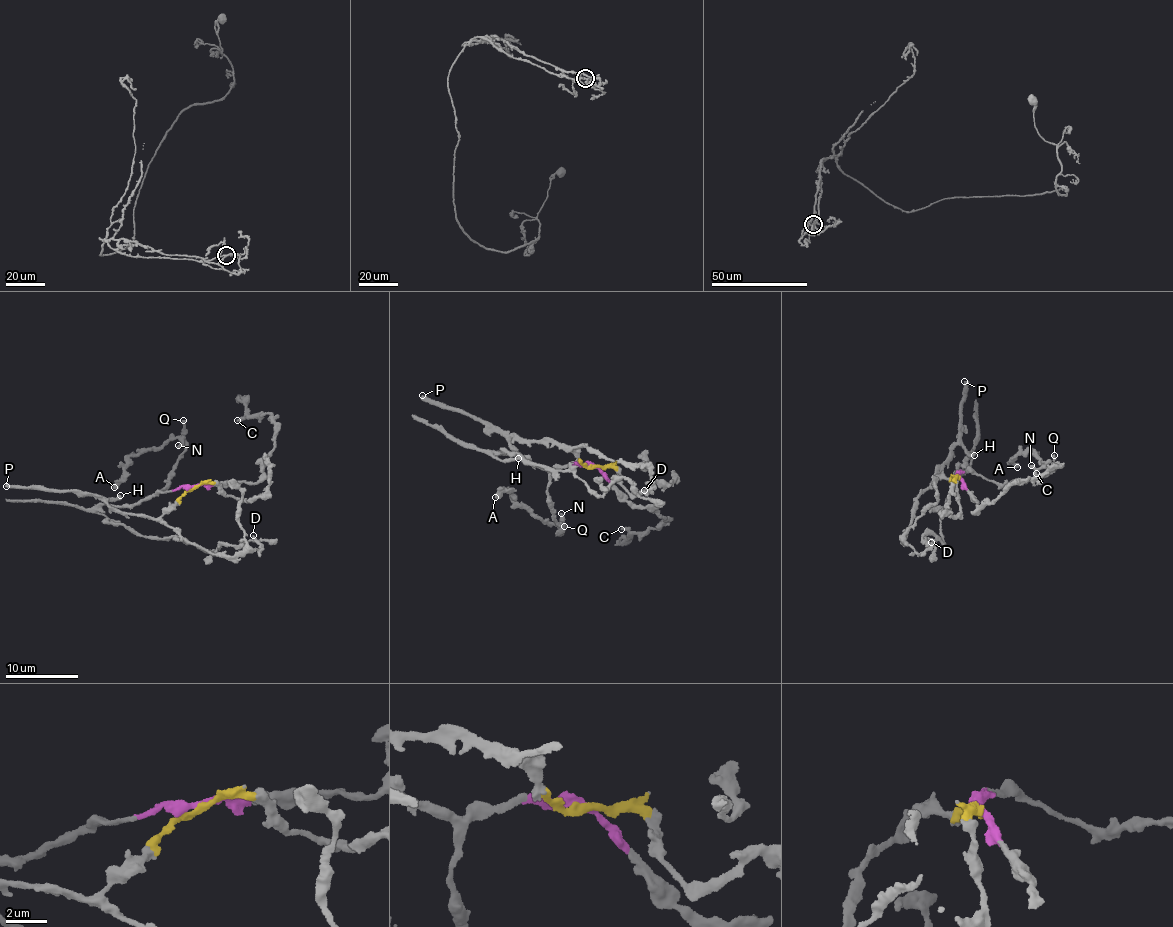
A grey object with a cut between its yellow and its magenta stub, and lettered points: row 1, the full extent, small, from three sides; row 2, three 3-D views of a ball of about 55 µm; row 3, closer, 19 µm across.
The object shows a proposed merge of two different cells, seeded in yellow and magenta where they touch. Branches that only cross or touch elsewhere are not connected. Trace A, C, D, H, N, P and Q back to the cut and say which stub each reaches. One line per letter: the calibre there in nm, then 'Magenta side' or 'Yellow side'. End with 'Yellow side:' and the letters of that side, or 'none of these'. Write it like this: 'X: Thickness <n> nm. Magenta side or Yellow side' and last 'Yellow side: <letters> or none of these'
A: Thickness 500 nm. Magenta side
C: Thickness 300 nm. Magenta side
D: Thickness 320 nm. Yellow side
H: Thickness 360 nm. Yellow side
N: Thickness 340 nm. Magenta side
P: Thickness 400 nm. Yellow side
Q: Thickness 320 nm. Magenta side
Yellow side: D, H, P

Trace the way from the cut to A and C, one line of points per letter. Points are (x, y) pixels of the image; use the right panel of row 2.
A: (959, 475), (966, 470), (1012, 485), (1036, 478), (1048, 469), (1048, 462), (1030, 451), (1016, 457), (1018, 467)
C: (959, 475), (974, 498), (976, 508), (974, 513), (1036, 473)

